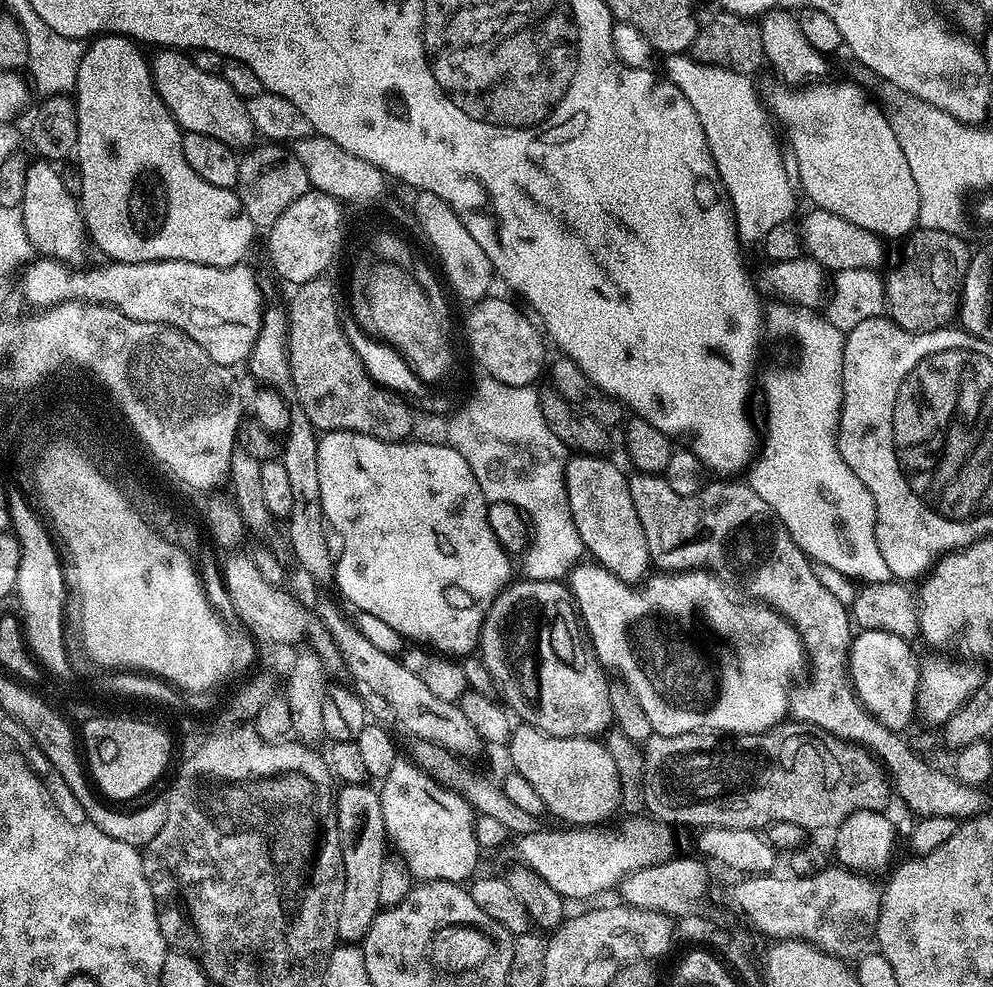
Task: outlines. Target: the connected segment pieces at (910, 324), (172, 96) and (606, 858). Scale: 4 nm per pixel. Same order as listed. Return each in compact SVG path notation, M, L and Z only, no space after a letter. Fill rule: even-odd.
M917 227L907 237L904 261L884 280L887 315L907 332L933 332L957 319L972 252L963 235Z
M160 50L157 53L150 60L152 81L156 83L156 92L163 98L172 119L184 132L210 134L210 138L218 138L226 142L226 146L237 150L247 149L255 141L252 139L257 139L258 133L254 122L250 122L247 103L234 94L234 90L230 90L223 75L198 70L191 55L183 51Z
M628 818L621 828L603 832L600 826L568 826L565 832L541 830L519 837L520 856L565 901L588 900L607 888L615 889L624 877L651 864L669 859L672 836L669 825L651 818Z

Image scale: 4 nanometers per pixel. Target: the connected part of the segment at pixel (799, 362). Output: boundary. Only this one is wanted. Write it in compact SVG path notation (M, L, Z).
M795 302L779 303L772 304L769 308L767 305L766 328L767 331L768 328L772 331L774 339L788 340L789 346L792 347L792 357L781 368L776 368L773 372L768 372L764 376L764 400L768 403L768 433L764 436L764 449L761 452L759 449L754 463L747 473L747 483L751 484L752 489L758 494L758 498L762 498L762 502L766 502L766 506L770 506L770 510L774 510L776 517L786 526L790 538L794 538L796 545L804 551L809 560L817 564L832 566L839 573L851 577L853 581L863 582L864 584L881 584L887 580L892 580L893 575L890 566L886 566L886 558L882 558L876 541L876 507L874 506L874 498L870 494L870 490L866 490L866 486L862 486L862 478L858 478L858 474L854 474L854 470L850 470L850 466L846 466L846 462L836 445L836 430L840 426L840 411L844 401L842 370L844 369L845 333L832 326L831 322L828 321L827 315L821 314L817 309L804 308L801 304Z

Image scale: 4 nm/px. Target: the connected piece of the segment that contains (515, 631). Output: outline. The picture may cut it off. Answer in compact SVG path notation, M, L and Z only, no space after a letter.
M518 580L496 596L484 619L478 645L493 682L500 687L503 703L517 717L520 715L523 723L551 736L596 738L607 733L614 724L608 693L610 680L604 677L605 669L592 648L592 639L580 619L571 587L558 580Z

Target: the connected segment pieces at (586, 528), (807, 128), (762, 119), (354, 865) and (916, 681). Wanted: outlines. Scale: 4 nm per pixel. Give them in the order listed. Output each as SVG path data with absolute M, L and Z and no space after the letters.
M576 454L569 459L564 481L570 514L574 518L574 526L578 526L578 538L582 538L585 553L622 582L639 585L649 575L650 557L646 534L642 534L642 522L638 522L638 514L630 498L626 472L604 456Z
M808 82L803 86L780 86L769 94L767 103L773 117L784 127L788 135L788 144L792 147L792 156L796 159L794 164L794 176L798 181L801 193L805 192L813 201L815 207L826 210L830 214L838 214L846 218L846 222L854 222L854 226L862 226L862 230L875 232L881 238L888 236L907 237L918 224L918 186L914 183L914 177L910 174L910 165L906 162L906 154L902 154L902 146L898 146L898 138L894 138L894 130L888 125L888 119L884 117L884 110L877 104L858 84L845 82L845 84L824 84L828 82Z
M672 54L667 60L667 79L694 106L696 120L702 122L704 143L710 146L712 166L718 170L723 191L728 194L737 237L748 244L763 241L774 226L793 219L797 193L789 165L788 168L784 165L780 148L772 137L769 109L756 98L753 77L699 64L688 54Z
M367 783L346 784L336 793L338 830L342 842L344 885L338 906L338 937L343 943L359 945L370 930L376 913L381 911L378 889L382 879L382 866L386 863L384 851L389 851L388 831L384 828L384 815L380 793Z
M860 630L853 635L852 646L848 649L847 675L850 677L851 687L854 689L857 698L864 705L866 711L873 720L882 722L891 732L903 733L904 727L911 722L916 711L916 687L920 685L921 661L916 660L916 652L913 645L907 640L898 638L889 632L878 630Z

